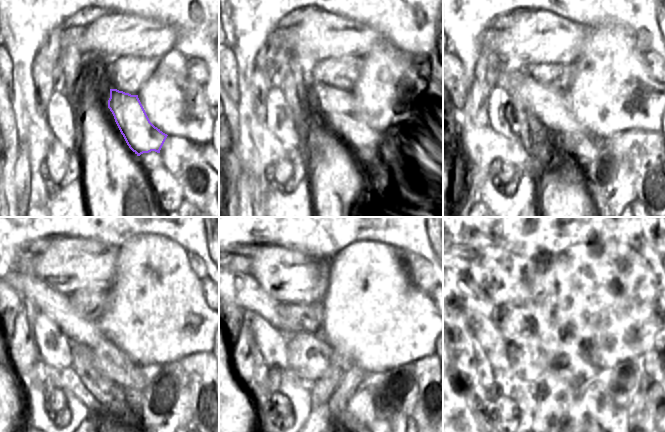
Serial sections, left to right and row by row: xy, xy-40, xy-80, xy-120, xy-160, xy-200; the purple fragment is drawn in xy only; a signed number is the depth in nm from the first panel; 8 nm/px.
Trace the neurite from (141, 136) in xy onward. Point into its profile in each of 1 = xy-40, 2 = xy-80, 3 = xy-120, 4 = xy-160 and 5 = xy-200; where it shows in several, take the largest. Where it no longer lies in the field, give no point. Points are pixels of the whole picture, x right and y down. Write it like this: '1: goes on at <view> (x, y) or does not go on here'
1: goes on at xy-40 (343, 112)
2: goes on at xy-80 (552, 107)
3: goes on at xy-120 (55, 305)
4: goes on at xy-160 (242, 289)
5: goes on at xy-200 (463, 288)

